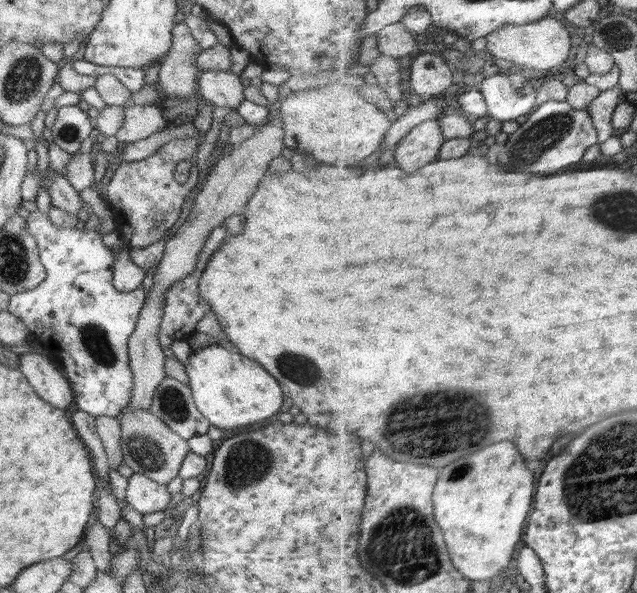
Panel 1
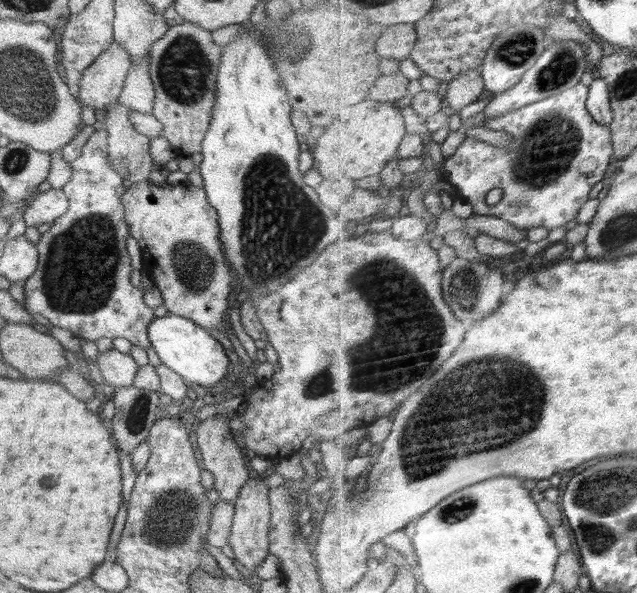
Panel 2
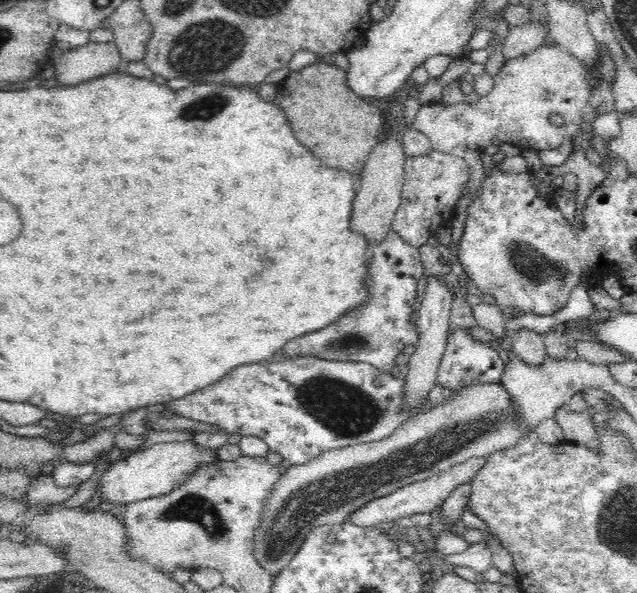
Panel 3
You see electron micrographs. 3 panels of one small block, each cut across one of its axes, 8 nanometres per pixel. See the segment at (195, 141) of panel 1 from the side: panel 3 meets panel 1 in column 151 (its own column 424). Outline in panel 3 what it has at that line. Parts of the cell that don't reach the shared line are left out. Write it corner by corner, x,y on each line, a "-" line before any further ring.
432,150
421,157
407,157
404,165
404,184
400,206
395,214
391,229
395,230
404,242
420,248
426,244
436,230
451,221
456,203
463,197
463,188
470,180
468,163
452,154

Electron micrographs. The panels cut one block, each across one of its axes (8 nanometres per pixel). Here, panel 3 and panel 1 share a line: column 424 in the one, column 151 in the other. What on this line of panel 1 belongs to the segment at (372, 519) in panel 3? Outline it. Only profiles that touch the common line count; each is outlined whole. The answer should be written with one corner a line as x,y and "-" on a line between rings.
132,474
128,479
125,502
142,515
165,510
171,494
167,485
154,482
142,474

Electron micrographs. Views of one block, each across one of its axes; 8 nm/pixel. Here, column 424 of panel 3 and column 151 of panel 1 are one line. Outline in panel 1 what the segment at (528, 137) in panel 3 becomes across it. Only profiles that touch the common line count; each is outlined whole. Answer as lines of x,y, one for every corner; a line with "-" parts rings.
153,104
128,105
123,111
125,112
123,125
115,134
120,142
136,142
168,127
162,111

